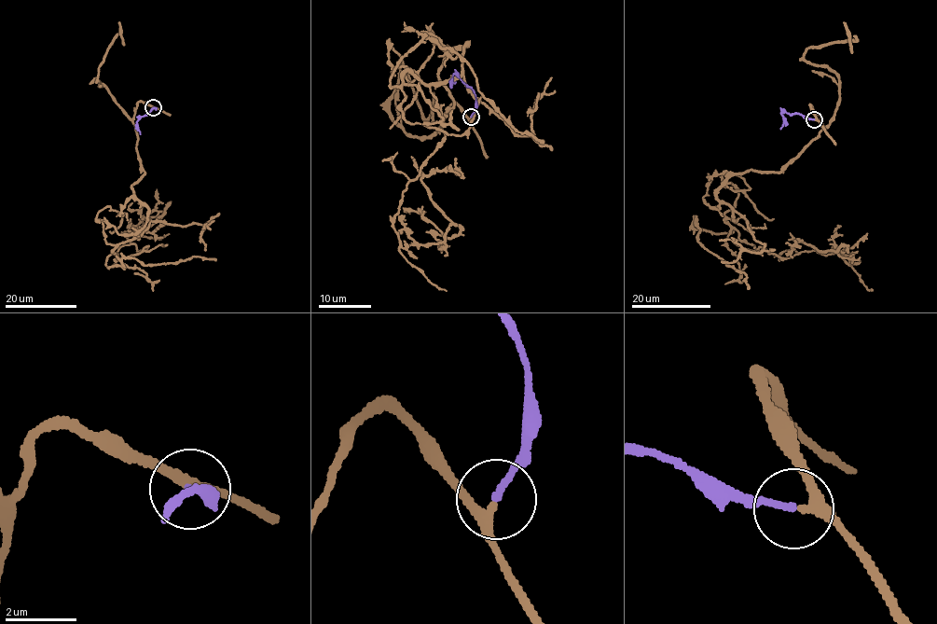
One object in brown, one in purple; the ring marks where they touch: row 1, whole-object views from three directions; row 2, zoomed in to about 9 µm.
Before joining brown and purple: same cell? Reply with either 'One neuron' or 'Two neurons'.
One neuron

